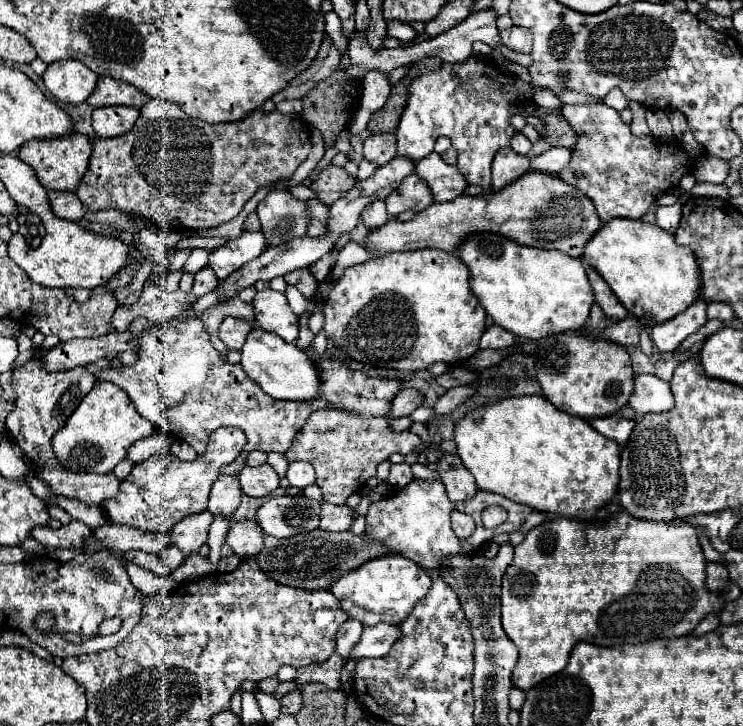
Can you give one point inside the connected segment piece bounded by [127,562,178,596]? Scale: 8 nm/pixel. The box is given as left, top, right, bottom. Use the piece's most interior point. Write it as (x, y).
(147, 583)

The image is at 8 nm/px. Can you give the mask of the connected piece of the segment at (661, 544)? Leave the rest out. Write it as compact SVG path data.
M619 512L607 518L603 526L591 526L583 520L555 518L535 530L515 546L513 564L503 576L501 622L505 634L519 648L519 662L513 670L513 686L529 690L541 680L559 674L577 642L595 646L641 644L651 638L687 636L705 614L719 613L724 599L705 588L707 560L695 542L695 530L683 524L635 520Z

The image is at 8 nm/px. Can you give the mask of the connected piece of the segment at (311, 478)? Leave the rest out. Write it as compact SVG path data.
M293 462L289 464L287 480L295 488L305 488L309 484L315 484L315 470L309 462Z

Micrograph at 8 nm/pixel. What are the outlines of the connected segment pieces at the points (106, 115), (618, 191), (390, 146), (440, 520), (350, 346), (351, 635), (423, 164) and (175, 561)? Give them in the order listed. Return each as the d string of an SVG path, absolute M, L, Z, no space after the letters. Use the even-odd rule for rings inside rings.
M105 106L93 110L93 128L99 138L115 138L127 134L135 120L139 118L139 108L133 106Z
M573 104L573 112L561 112L563 118L573 126L579 142L571 150L571 162L557 174L559 180L579 188L587 198L593 200L597 216L601 224L607 224L613 218L629 218L641 220L649 208L655 204L657 196L665 190L677 188L679 180L689 172L689 156L679 146L679 142L659 142L653 138L637 138L633 136L629 124L625 124L617 110L605 104Z
M373 134L363 144L363 154L369 162L383 166L395 158L397 138L395 134Z
M413 480L407 488L397 488L393 492L389 492L387 496L383 496L379 502L371 504L371 508L367 512L367 530L365 530L365 534L369 538L373 538L373 540L379 540L379 542L387 544L395 554L407 556L407 558L415 560L421 568L433 572L433 570L437 570L441 566L445 556L477 552L495 534L501 534L501 532L511 534L511 532L519 530L519 526L525 522L525 518L531 512L533 510L527 510L527 506L515 506L515 502L507 502L507 498L503 500L497 494L487 494L487 492L481 492L481 490L467 502L451 502L447 498L443 482L439 482L439 480L435 480L435 482ZM491 504L497 504L497 506L505 508L509 516L501 526L497 526L493 530L485 530L481 526L481 512ZM453 510L465 512L465 514L473 516L473 520L477 522L475 534L469 536L467 540L459 540L451 530L449 516L451 516Z
M435 248L389 252L379 258L371 258L365 264L347 268L343 278L333 286L329 298L325 300L323 330L349 358L375 368L417 372L427 370L435 362L457 362L469 358L475 350L479 350L487 318L485 308L479 304L479 298L469 286L469 276L469 268L463 260Z
M347 620L339 632L337 632L337 646L335 646L335 652L341 656L341 658L351 658L351 650L353 646L359 642L361 638L361 632L363 632L363 624L359 620Z
M435 152L417 162L415 174L419 174L429 184L435 202L449 202L461 196L469 186L459 168L445 164Z
M169 546L169 548L165 548L163 552L159 552L159 558L161 558L171 570L175 570L175 568L185 560L185 556L181 554L181 550L177 550L175 546Z

